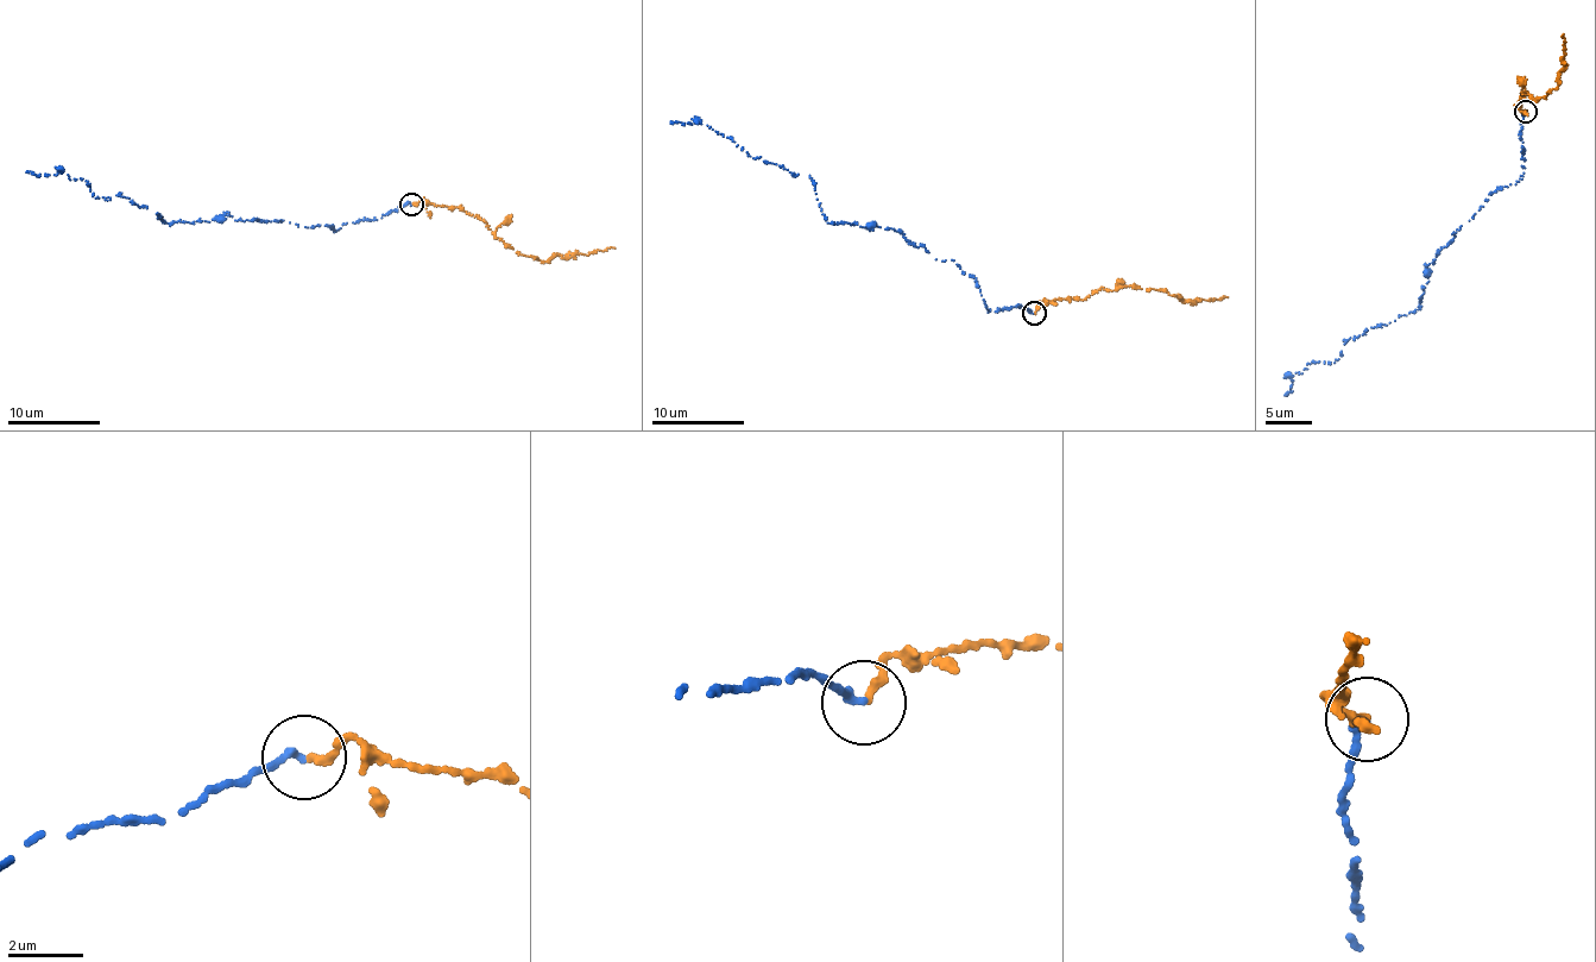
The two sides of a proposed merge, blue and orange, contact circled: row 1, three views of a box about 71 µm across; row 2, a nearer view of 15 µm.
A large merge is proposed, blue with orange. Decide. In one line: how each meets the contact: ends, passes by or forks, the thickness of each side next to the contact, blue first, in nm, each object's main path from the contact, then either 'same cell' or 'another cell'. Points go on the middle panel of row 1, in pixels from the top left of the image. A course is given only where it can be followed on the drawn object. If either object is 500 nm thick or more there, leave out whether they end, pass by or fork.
blue ends; orange ends; calibres 220 and 240 nm; course blue (1033, 313), (988, 312), (953, 261), (902, 233), (832, 224), (809, 175), (748, 156), (707, 125), (670, 123); course orange (1035, 314), (1042, 300), (1078, 300), (1122, 285), (1152, 289), (1184, 301), (1228, 297); same cell

